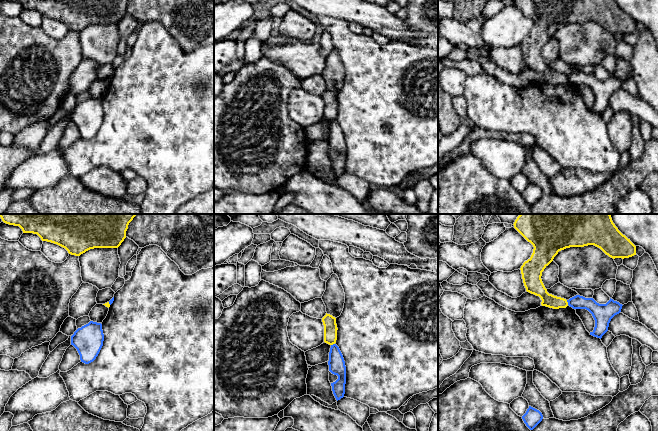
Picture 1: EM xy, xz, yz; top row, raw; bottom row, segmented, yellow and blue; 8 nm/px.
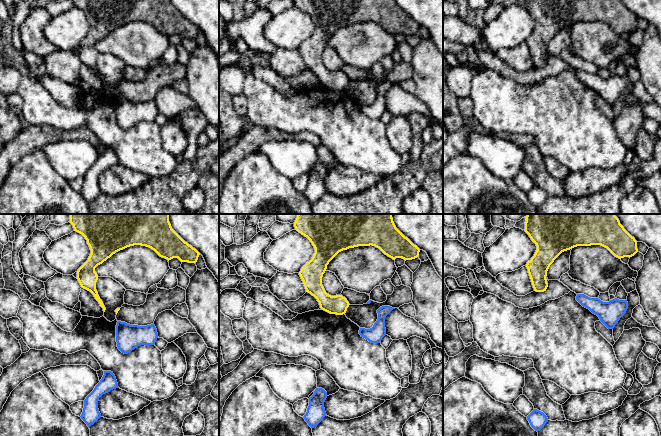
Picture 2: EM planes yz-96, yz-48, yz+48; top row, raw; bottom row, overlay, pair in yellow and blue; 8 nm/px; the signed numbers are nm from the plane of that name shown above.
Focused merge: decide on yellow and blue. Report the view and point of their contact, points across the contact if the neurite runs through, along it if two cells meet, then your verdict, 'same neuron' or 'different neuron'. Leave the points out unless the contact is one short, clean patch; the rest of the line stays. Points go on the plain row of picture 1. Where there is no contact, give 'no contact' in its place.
meets yellow in yz at (567, 78); border along yz (566, 76), (568, 80); different neuron

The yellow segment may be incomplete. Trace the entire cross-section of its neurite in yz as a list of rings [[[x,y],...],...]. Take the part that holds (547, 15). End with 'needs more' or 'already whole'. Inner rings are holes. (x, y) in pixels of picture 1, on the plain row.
[[[513,0],[514,4],[528,17],[534,25],[531,33],[521,42],[521,50],[526,67],[539,72],[541,81],[553,85],[566,84],[566,75],[547,68],[541,52],[544,45],[553,37],[559,27],[570,23],[594,21],[606,31],[615,34],[629,34],[636,31],[636,22],[623,11],[615,0]]]; already whole

